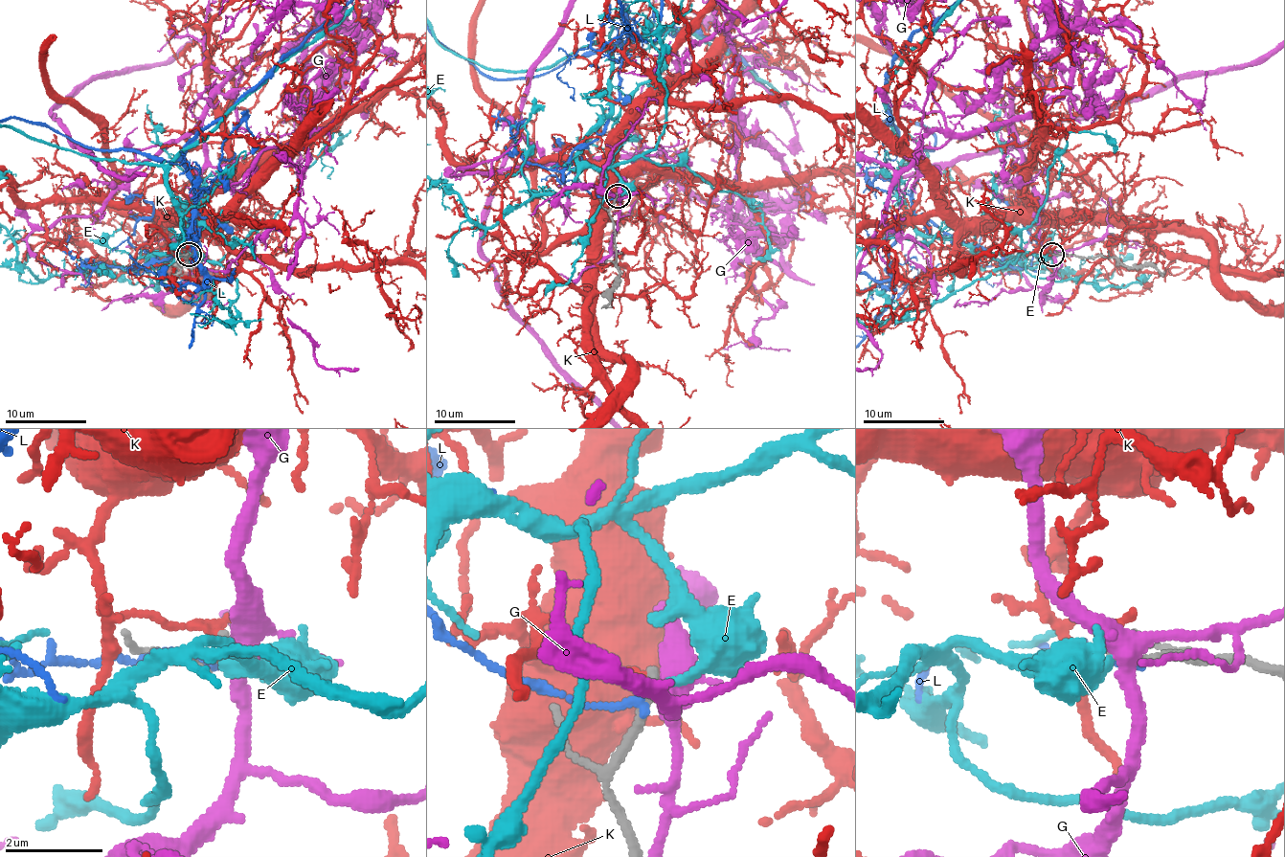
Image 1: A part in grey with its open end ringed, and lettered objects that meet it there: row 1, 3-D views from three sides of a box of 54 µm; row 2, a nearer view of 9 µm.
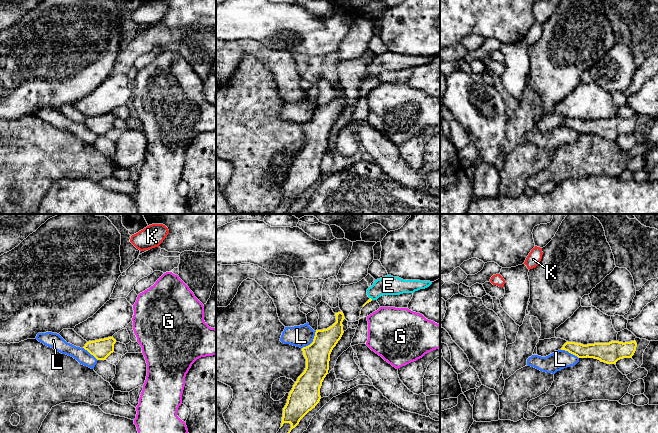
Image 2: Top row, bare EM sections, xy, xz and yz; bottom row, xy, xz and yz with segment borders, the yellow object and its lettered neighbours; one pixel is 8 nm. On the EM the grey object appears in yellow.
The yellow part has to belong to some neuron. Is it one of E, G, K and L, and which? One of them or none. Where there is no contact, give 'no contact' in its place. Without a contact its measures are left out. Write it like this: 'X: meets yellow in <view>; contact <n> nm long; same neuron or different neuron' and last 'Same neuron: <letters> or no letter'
E: no contact; same neuron
G: no contact; different neuron
K: no contact; different neuron
L: meets yellow in xz; contact 180 nm long; different neuron
Same neuron: E

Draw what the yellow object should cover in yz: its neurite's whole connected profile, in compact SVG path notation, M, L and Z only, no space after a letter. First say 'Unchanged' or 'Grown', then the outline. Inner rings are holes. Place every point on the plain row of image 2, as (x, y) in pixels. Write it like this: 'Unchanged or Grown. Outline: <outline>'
Unchanged. Outline: M611 117L609 119L594 119L583 121L581 119L566 118L561 126L577 132L578 134L594 134L607 140L616 140L623 134L632 134L636 127L636 117L619 118Z

